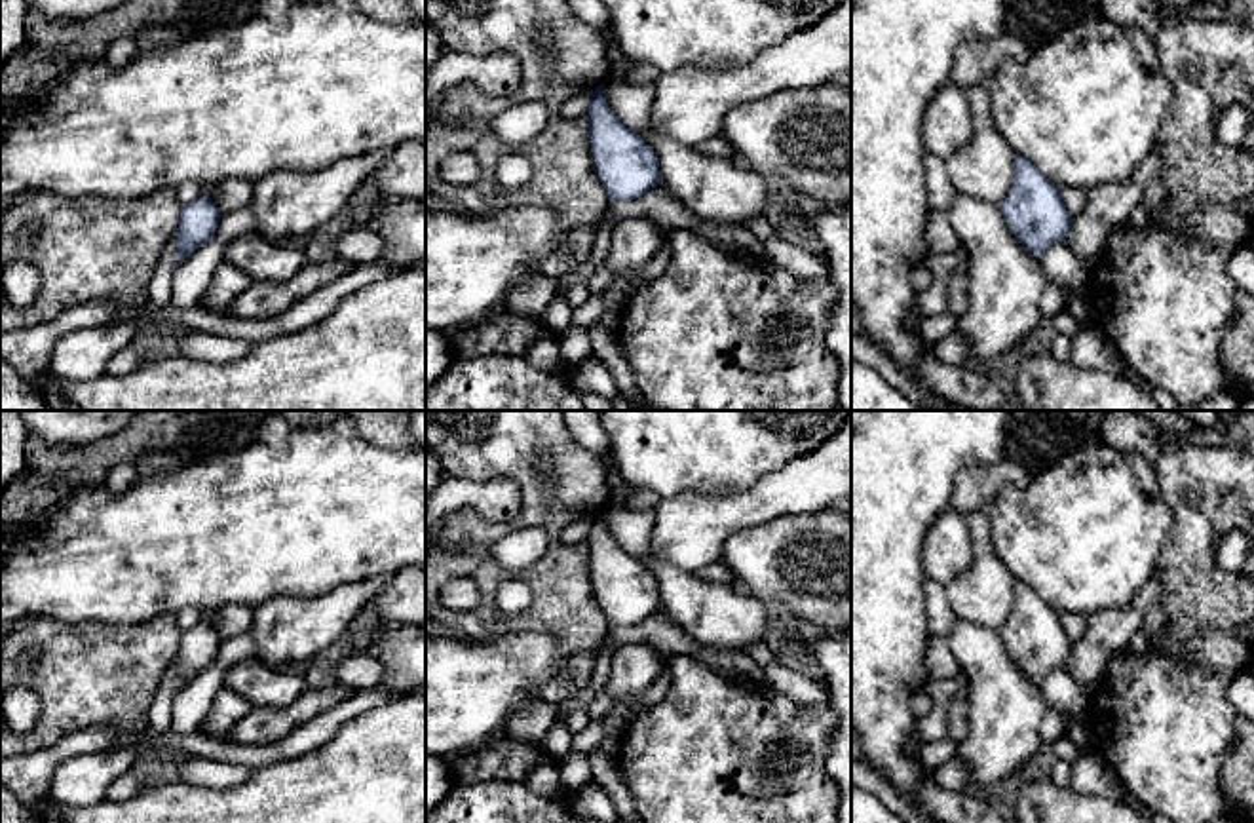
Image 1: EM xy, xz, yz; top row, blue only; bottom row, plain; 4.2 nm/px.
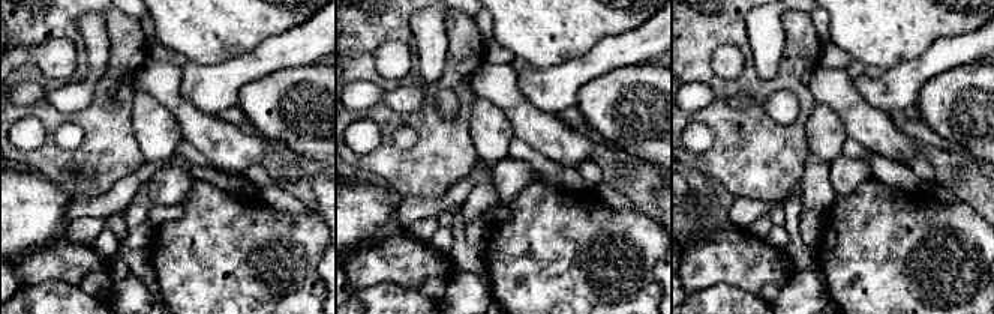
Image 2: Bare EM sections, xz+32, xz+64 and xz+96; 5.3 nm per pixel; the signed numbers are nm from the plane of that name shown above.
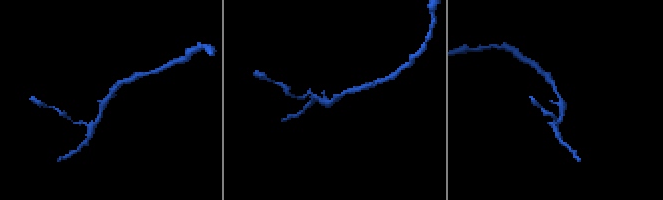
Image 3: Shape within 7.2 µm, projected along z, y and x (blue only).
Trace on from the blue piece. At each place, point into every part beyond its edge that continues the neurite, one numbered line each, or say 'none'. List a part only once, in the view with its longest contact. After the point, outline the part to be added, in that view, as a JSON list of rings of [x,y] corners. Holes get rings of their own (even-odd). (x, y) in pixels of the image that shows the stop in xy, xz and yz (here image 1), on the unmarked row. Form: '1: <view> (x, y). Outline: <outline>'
none

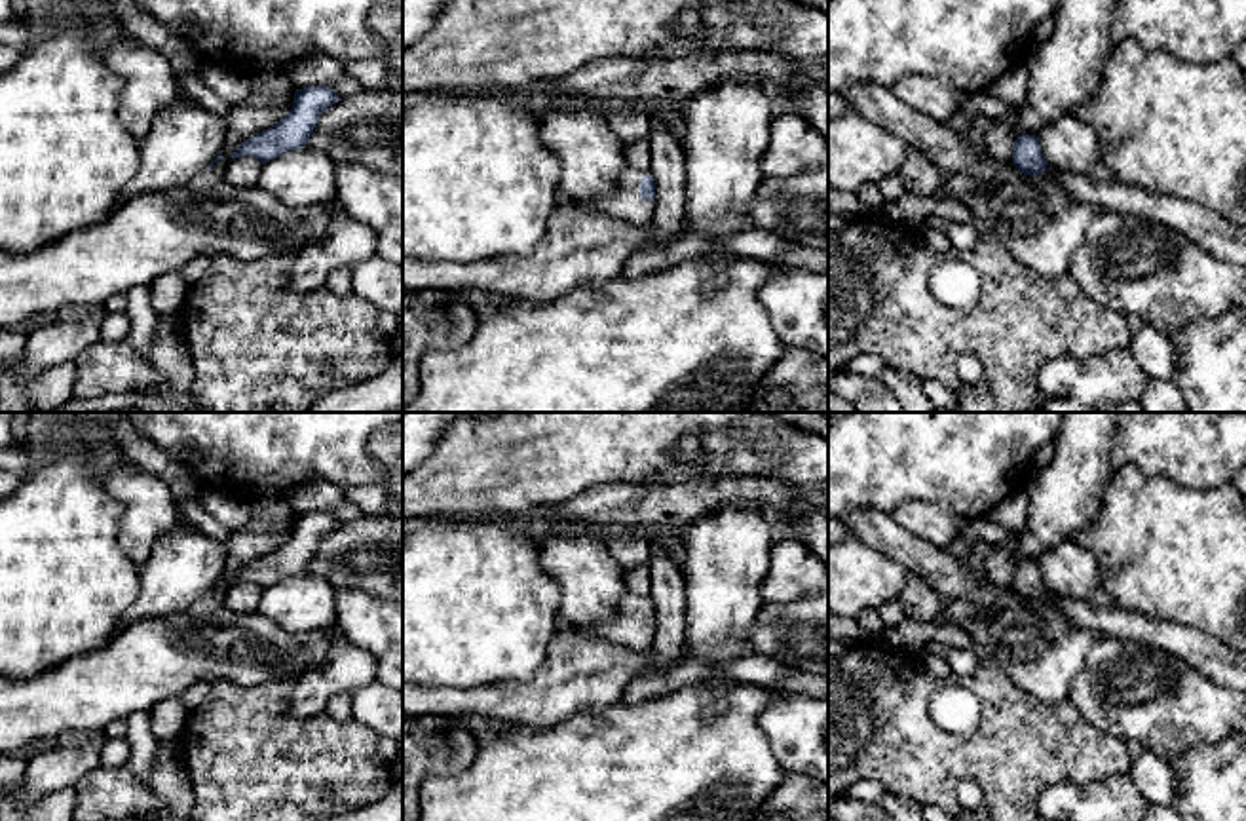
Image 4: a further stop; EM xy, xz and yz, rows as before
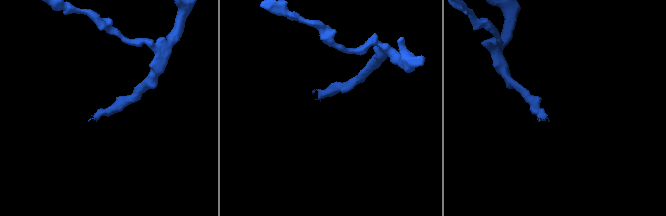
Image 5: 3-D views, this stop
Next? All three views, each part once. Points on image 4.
1: xz (623, 630). Outline: [[[627,591],[621,601],[619,614],[612,621],[574,627],[583,635],[595,635],[632,652],[644,652],[651,646],[657,627],[657,618],[651,627],[644,627],[638,623],[638,608],[646,601],[651,601],[651,597],[640,597]]]

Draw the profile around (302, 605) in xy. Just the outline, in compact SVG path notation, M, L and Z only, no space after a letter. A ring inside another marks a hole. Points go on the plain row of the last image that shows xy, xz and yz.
M302 572L262 589L258 614L287 633L313 635L336 629L336 589Z

